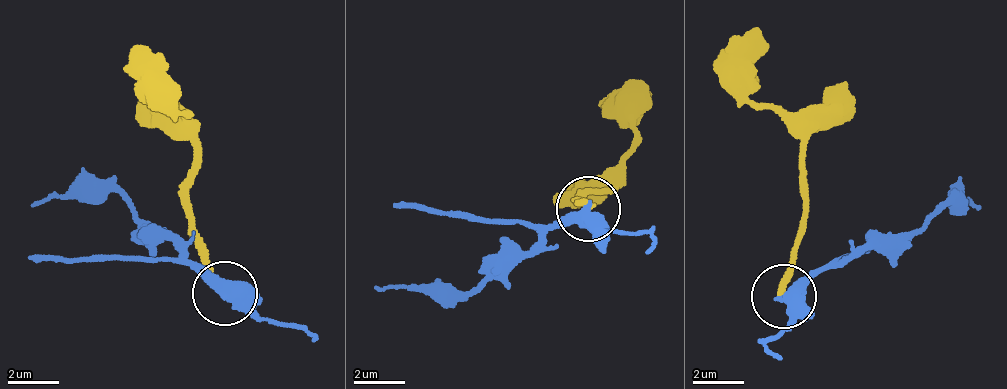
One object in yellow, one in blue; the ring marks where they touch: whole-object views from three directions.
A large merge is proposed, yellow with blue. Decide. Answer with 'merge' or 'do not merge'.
do not merge

